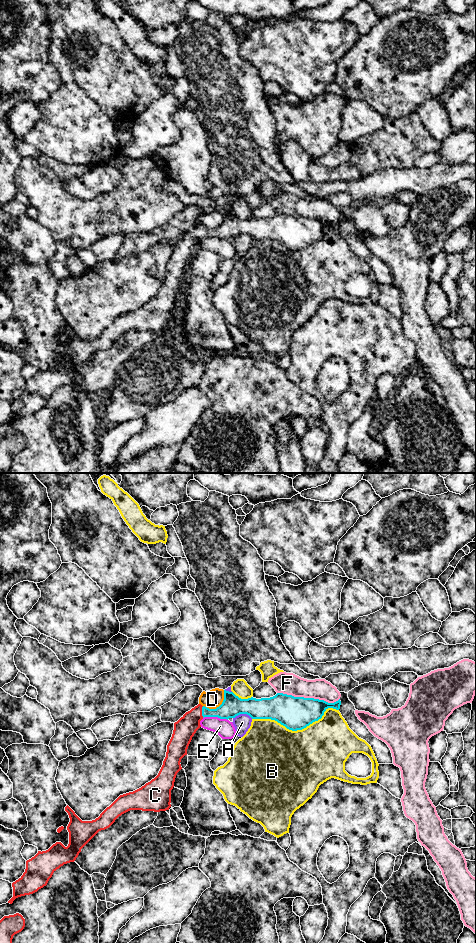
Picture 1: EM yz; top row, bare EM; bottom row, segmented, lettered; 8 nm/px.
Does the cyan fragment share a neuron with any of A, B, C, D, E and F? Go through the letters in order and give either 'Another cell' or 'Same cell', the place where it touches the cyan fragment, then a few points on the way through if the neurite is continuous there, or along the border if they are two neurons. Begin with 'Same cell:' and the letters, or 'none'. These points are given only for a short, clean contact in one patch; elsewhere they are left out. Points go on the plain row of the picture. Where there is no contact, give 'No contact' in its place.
Same cell: C
A: Another cell. Touches cyan at yz (243, 233). Boundary: yz (233, 237), (239, 234), (248, 234), (252, 238)
B: Another cell. Touches cyan at yz (296, 250)
C: Same cell. Touches cyan at yz (202, 232). Path across: yz (232, 226), (223, 232), (202, 232), (184, 249)
D: Another cell. Touches cyan at yz (219, 226)
E: Another cell. Touches cyan at yz (215, 236)
F: Another cell. Touches cyan at yz (308, 218)

